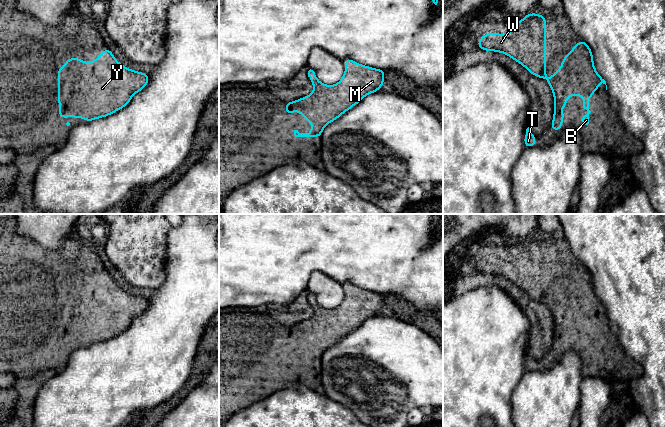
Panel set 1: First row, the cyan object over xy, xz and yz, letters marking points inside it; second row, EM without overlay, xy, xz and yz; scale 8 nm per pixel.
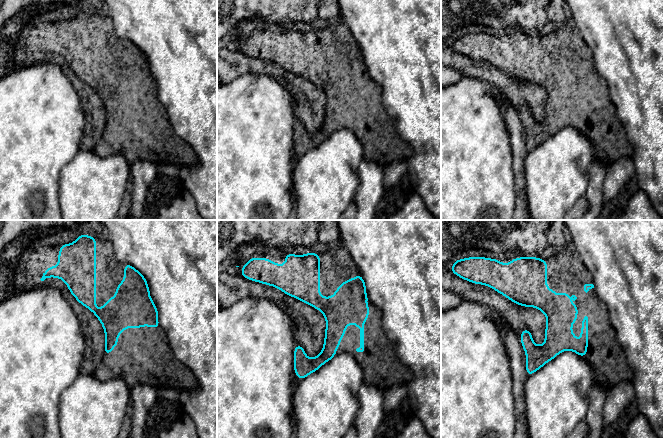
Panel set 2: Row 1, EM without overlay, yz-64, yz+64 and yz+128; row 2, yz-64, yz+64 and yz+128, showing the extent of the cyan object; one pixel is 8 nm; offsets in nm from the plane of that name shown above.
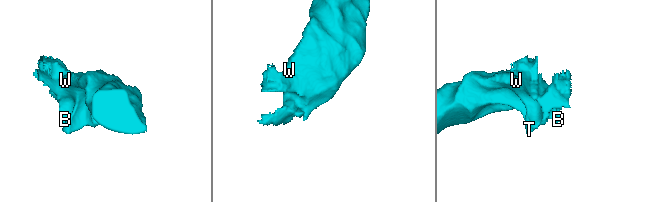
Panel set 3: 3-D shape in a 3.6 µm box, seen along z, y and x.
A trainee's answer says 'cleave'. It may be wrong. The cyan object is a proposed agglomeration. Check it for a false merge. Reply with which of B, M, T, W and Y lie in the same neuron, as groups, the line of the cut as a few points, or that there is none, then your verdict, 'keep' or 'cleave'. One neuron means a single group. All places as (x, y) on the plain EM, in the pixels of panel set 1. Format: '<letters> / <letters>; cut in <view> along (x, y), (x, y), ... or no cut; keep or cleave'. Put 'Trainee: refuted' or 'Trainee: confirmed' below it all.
B M T W Y; no cut; keep
Trainee: refuted

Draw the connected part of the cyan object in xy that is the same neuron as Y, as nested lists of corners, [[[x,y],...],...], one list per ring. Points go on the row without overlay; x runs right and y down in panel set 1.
[[[107,271],[101,278],[98,279],[98,281],[93,286],[83,286],[81,282],[67,282],[66,283],[66,289],[60,290],[58,292],[58,329],[61,331],[58,335],[58,341],[59,342],[83,342],[86,344],[86,346],[90,346],[92,344],[103,342],[106,340],[109,340],[113,337],[115,337],[118,334],[121,334],[123,331],[127,330],[131,324],[131,322],[138,316],[143,314],[149,304],[149,298],[137,296],[133,293],[128,293],[125,290],[123,290],[121,287],[119,287],[111,274]]]

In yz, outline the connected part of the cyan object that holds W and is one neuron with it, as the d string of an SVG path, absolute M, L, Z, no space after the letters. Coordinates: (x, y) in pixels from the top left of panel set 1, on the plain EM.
M537 236L523 240L521 246L513 244L508 259L487 257L479 263L477 270L485 275L500 276L524 290L532 299L545 304L554 320L554 338L550 354L562 353L562 343L566 341L562 332L567 329L571 318L583 321L583 332L587 338L581 345L589 348L589 322L606 305L594 291L593 278L588 268L582 264L562 283L562 289L546 303L546 240Z

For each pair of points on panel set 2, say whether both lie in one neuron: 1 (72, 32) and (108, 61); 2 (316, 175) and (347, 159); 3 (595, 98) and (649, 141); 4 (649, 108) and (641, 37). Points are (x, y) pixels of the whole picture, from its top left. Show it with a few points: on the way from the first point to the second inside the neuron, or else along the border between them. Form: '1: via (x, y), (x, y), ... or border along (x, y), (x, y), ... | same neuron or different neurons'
1: via (81, 41), (84, 41), (99, 56) | same neuron
2: via (324, 175), (339, 160) | same neuron
3: border along (614, 112), (626, 135) | different neurons
4: via (649, 90), (649, 55) | same neuron

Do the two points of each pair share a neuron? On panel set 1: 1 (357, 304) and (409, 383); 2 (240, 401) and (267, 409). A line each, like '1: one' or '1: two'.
1: two
2: two

